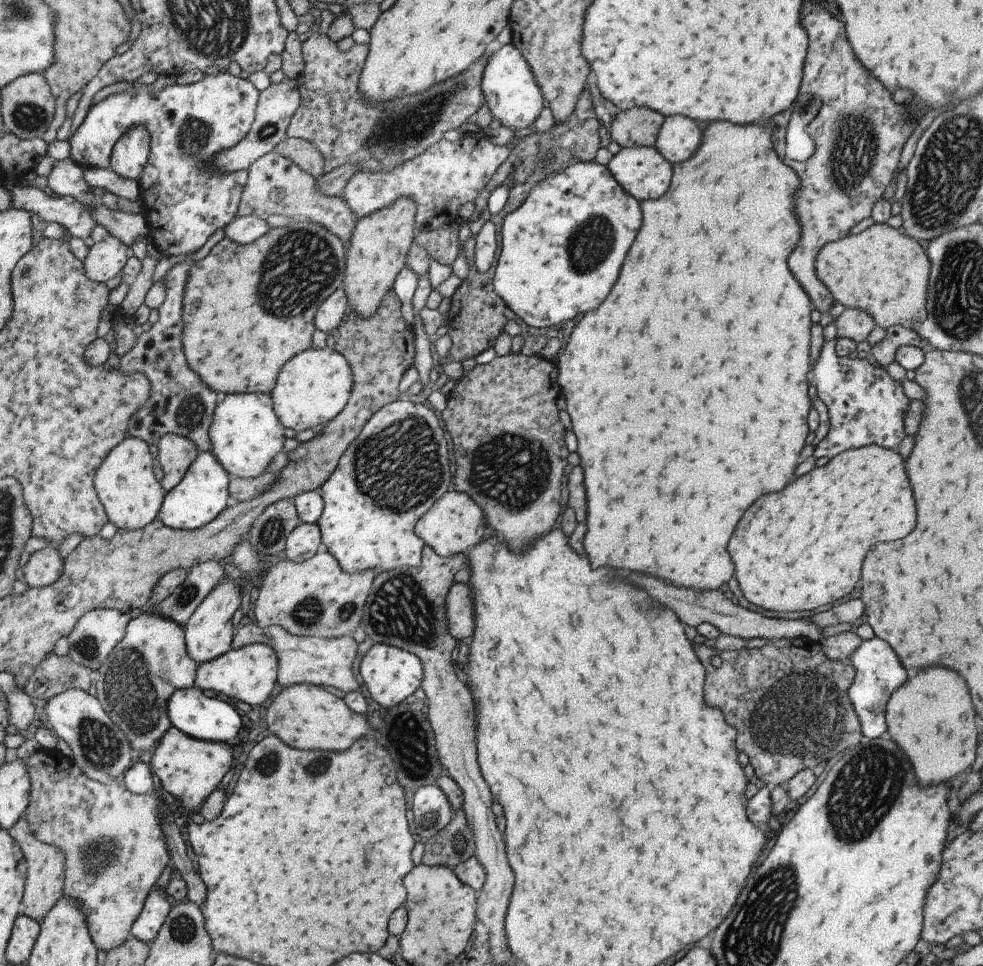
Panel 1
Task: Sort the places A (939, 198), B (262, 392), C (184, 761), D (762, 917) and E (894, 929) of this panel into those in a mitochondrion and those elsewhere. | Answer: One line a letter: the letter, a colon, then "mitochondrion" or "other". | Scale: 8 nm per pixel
A: mitochondrion
B: other
C: other
D: mitochondrion
E: other

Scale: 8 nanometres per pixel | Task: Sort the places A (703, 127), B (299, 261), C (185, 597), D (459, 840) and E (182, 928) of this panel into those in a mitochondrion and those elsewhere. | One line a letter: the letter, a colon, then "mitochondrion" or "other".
A: other
B: mitochondrion
C: mitochondrion
D: mitochondrion
E: mitochondrion

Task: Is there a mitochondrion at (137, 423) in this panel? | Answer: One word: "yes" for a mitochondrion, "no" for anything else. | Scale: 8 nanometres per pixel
no

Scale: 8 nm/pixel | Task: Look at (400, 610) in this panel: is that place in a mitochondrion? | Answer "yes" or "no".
yes

